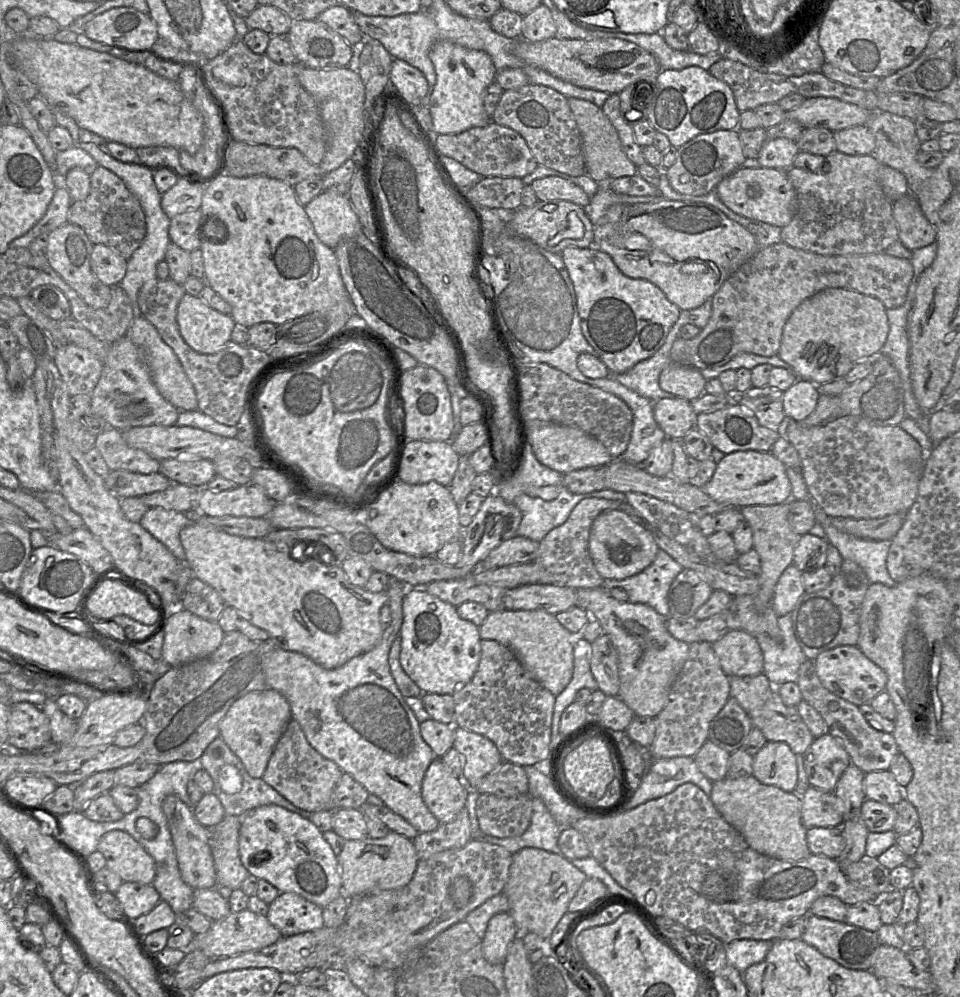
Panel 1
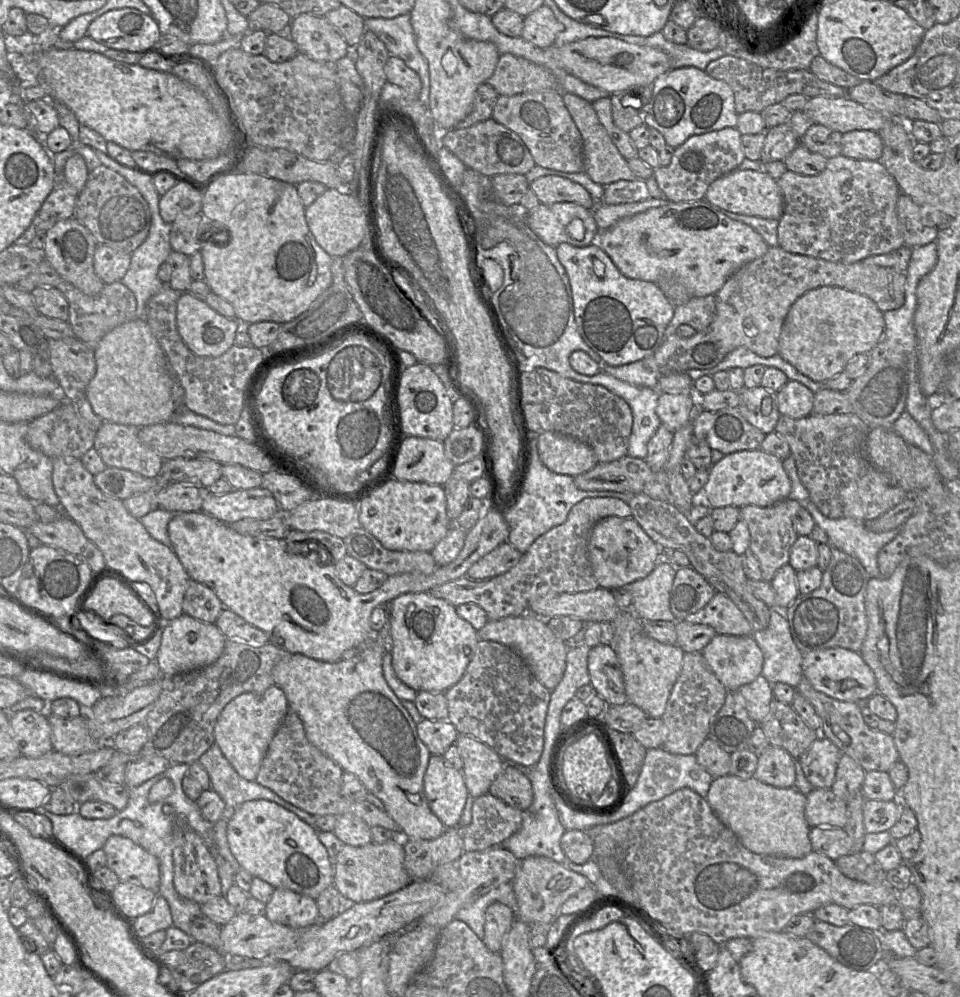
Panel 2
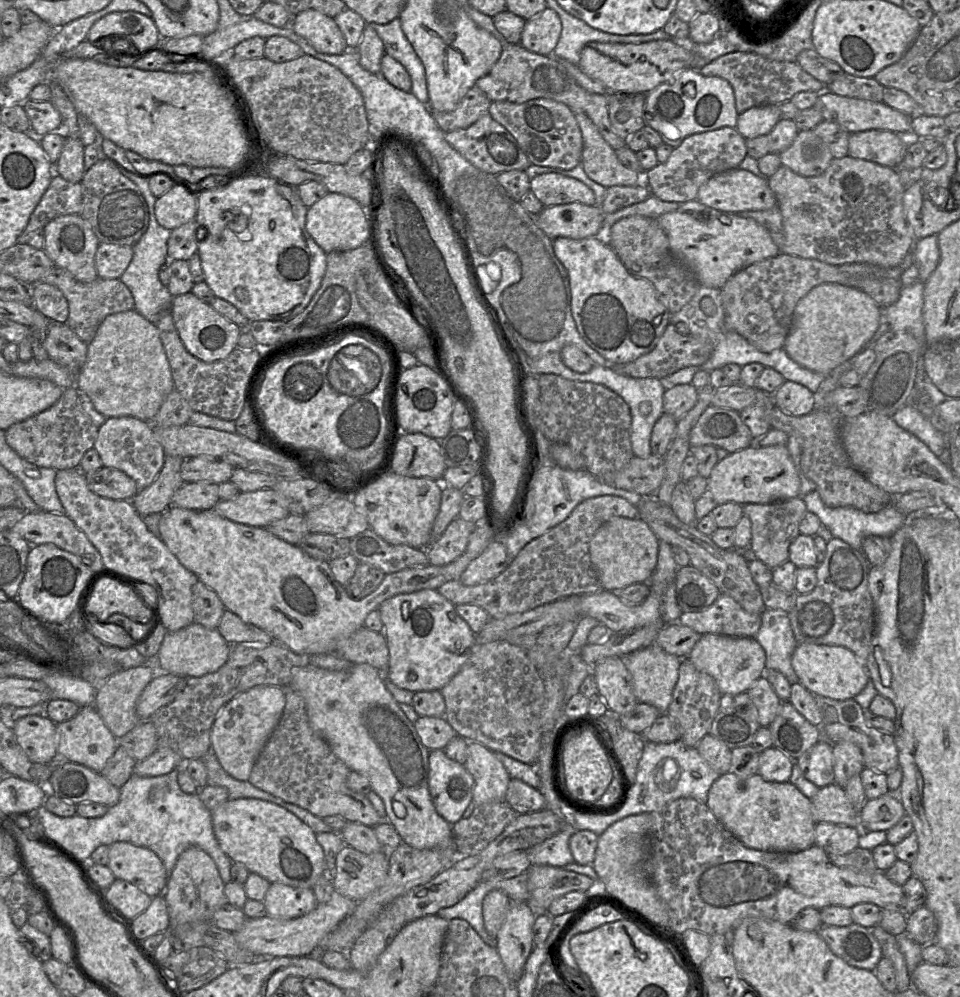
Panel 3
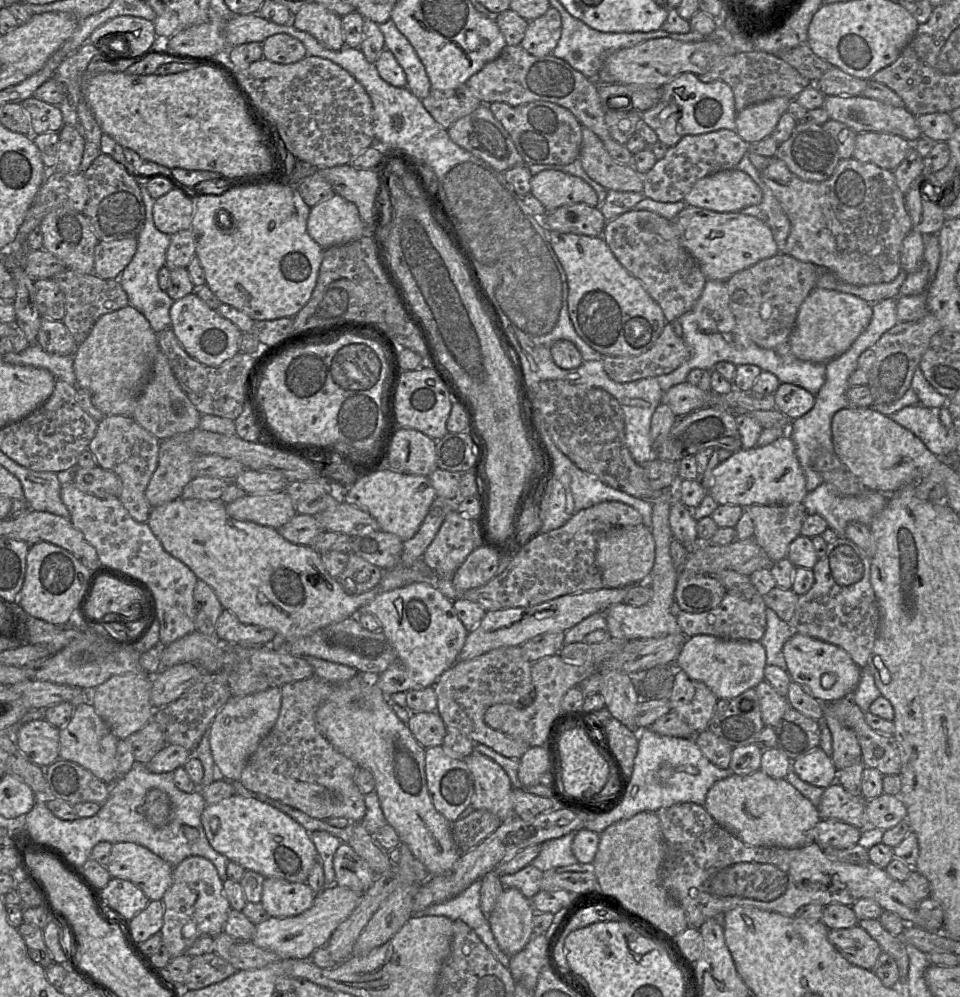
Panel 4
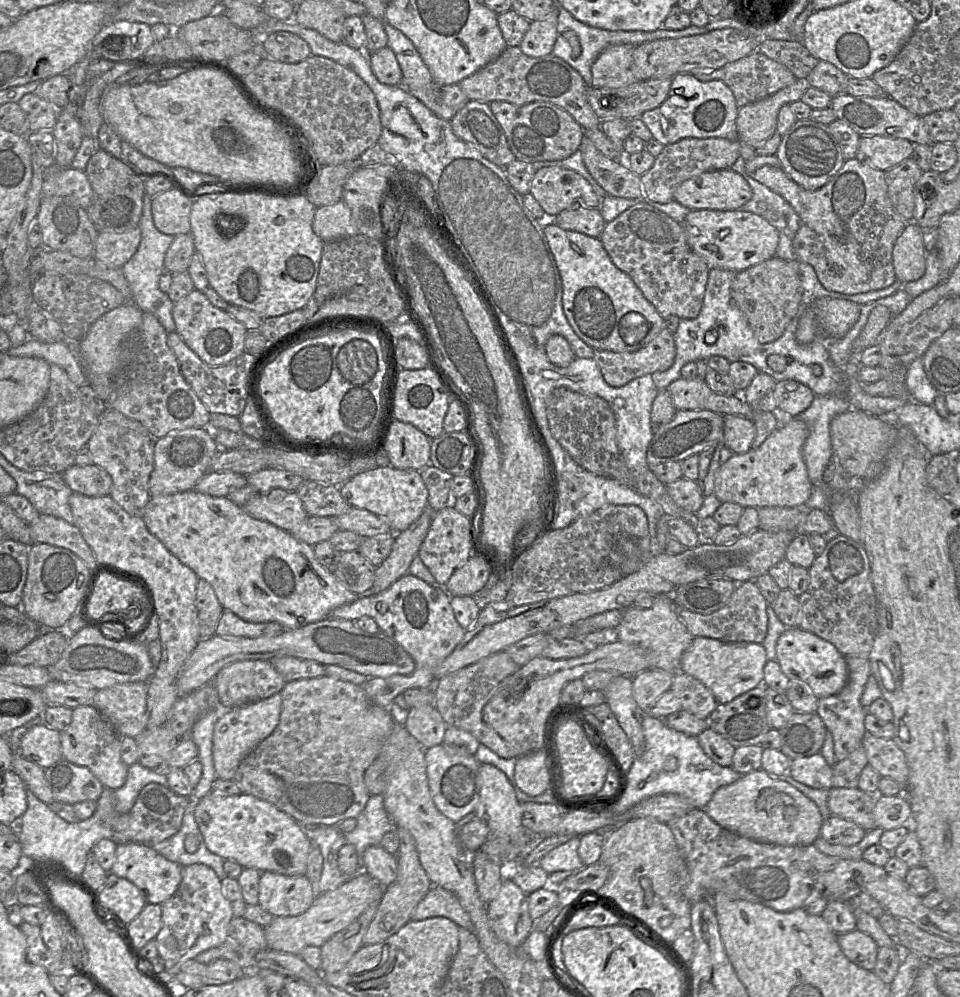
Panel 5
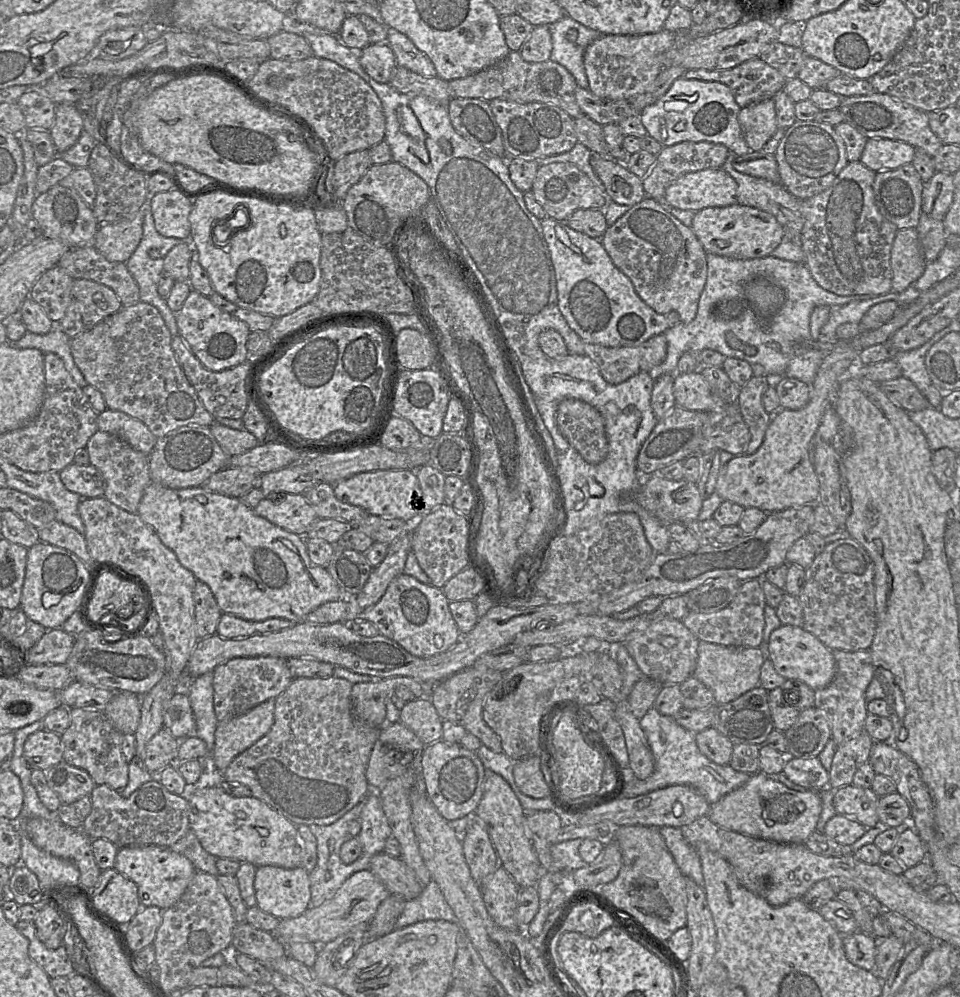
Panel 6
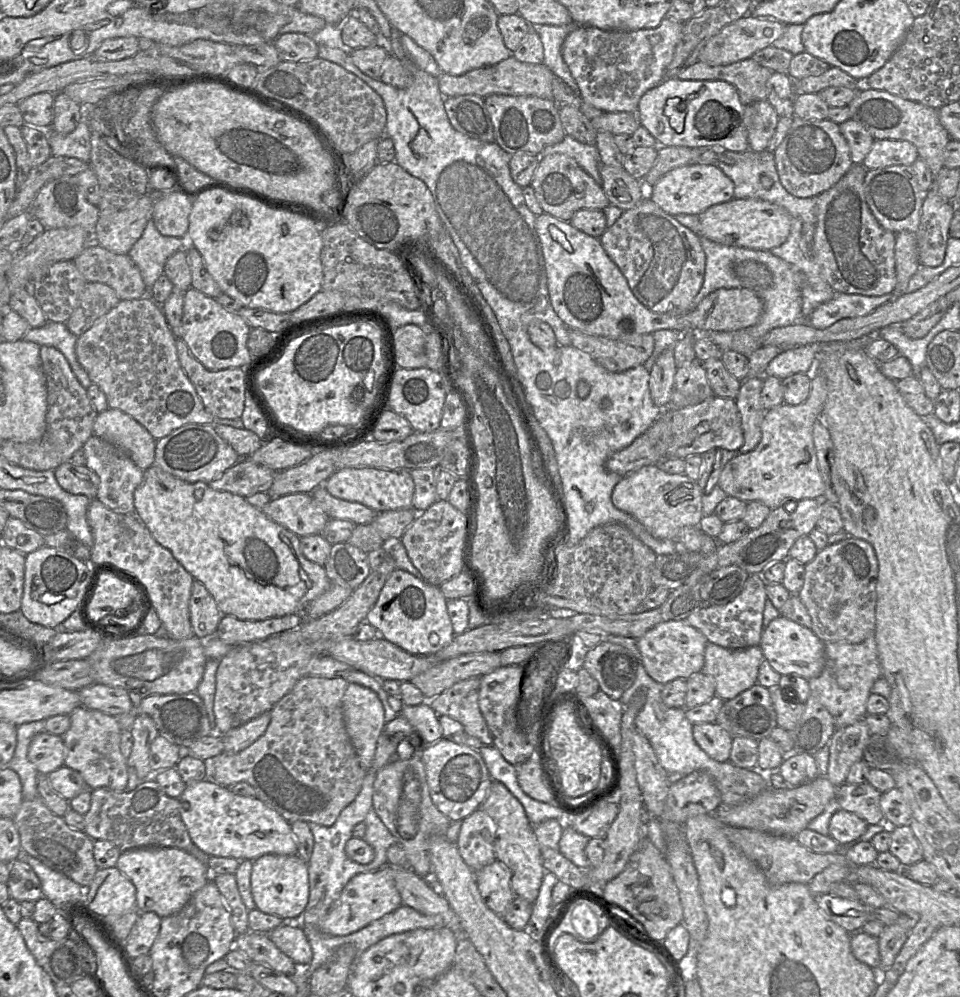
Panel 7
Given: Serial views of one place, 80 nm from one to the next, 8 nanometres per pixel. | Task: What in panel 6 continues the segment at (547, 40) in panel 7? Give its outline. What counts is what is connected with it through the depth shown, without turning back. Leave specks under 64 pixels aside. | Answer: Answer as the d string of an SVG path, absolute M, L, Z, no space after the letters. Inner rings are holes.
M566 14L548 27L552 41L549 59L565 67L574 77L578 87L588 89L589 83L583 64L584 52L587 46L602 34L578 23ZM570 30L576 31L574 41L567 38Z

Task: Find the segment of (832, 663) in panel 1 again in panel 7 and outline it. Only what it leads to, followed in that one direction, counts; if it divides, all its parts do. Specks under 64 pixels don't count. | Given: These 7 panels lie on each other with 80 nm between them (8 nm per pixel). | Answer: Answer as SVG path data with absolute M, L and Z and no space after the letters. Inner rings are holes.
M779 615L778 617L776 617L775 619L773 619L762 631L761 633L761 638L760 638L760 643L759 643L759 647L762 650L763 653L763 660L767 660L770 664L770 666L779 674L781 675L787 675L787 674L796 674L799 675L807 680L814 678L816 676L818 676L825 664L825 650L824 650L824 642L821 641L810 628L804 627L802 625L799 625L781 615Z

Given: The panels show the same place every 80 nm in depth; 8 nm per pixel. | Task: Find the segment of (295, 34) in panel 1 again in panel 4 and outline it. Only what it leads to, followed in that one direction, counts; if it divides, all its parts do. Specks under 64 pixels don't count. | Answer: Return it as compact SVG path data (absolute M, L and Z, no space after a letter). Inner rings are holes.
M310 3L302 6L296 14L292 14L285 25L311 34L329 50L341 50L346 46L341 18L323 5Z

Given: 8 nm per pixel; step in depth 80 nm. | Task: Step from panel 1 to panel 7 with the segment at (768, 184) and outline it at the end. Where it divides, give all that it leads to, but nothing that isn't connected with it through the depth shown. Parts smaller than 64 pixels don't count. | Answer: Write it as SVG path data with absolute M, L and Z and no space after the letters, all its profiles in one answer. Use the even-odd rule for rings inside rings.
M715 164L676 167L668 171L650 190L650 199L672 216L677 214L700 215L709 207L734 198L733 181Z

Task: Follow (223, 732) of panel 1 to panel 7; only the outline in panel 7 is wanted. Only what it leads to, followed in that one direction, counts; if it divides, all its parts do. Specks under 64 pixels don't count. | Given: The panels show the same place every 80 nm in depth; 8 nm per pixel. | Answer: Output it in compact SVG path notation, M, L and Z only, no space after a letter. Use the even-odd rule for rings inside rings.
M271 710L243 725L230 729L225 734L220 734L224 742L223 753L235 754L250 746L265 733L270 720Z

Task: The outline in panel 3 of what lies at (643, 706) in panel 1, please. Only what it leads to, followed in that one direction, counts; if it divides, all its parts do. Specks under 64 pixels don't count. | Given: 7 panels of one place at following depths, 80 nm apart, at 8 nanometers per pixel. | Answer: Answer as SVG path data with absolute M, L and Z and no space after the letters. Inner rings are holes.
M649 647L637 650L624 657L625 665L631 675L634 694L638 702L643 702L656 707L660 714L667 713L672 701L672 693L679 676L679 668L682 659L669 654L657 647Z

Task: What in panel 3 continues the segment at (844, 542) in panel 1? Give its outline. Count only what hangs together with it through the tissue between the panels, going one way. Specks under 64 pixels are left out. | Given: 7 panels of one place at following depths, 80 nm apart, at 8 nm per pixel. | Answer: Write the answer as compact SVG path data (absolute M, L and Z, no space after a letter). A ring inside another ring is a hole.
M817 490L802 497L807 511L815 514L823 526L829 529L835 538L841 539L854 549L862 549L864 538L868 536L891 537L907 522L907 516L901 513L893 502L875 513L865 513L853 507L829 507L823 503Z

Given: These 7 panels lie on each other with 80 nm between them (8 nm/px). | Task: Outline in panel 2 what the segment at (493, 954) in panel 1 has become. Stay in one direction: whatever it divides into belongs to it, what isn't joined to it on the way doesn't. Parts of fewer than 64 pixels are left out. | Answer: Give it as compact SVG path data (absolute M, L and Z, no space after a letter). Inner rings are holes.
M500 902L491 903L485 910L483 943L492 952L500 952L502 940L515 919L515 913Z

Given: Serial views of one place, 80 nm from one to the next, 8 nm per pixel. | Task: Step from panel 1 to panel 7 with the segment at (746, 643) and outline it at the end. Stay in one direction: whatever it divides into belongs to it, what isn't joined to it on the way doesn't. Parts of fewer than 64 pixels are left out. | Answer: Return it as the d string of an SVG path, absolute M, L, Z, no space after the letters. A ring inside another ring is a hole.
M708 642L701 672L714 679L715 695L726 701L757 683L762 661L759 646L728 649Z

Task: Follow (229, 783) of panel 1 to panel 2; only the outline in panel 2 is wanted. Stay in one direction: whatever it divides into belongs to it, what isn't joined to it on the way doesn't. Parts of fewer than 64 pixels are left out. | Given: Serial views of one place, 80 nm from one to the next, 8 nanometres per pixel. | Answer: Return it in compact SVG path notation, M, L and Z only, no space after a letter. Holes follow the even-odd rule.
M215 743L197 762L207 772L210 780L210 789L215 791L224 801L227 813L247 801L268 800L294 813L303 822L316 828L313 815L286 802L273 791L261 786L256 781L247 781L239 776Z

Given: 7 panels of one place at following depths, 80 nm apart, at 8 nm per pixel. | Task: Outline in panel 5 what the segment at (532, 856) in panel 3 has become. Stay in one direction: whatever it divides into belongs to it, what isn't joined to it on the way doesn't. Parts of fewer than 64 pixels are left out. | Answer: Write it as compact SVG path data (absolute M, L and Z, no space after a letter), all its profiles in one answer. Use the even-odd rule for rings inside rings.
M574 836L567 842L555 847L543 856L538 864L548 874L556 871L583 869L584 864L578 855L580 836Z

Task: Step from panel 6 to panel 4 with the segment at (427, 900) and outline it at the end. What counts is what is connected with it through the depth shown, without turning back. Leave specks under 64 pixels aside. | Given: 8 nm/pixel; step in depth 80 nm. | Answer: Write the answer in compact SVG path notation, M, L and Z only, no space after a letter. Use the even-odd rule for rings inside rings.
M481 880L474 881L468 888L457 896L426 907L421 913L413 915L441 915L452 921L462 920L475 931L484 945L503 964L507 965L507 959L499 948L491 930L488 917L482 912L480 904Z

